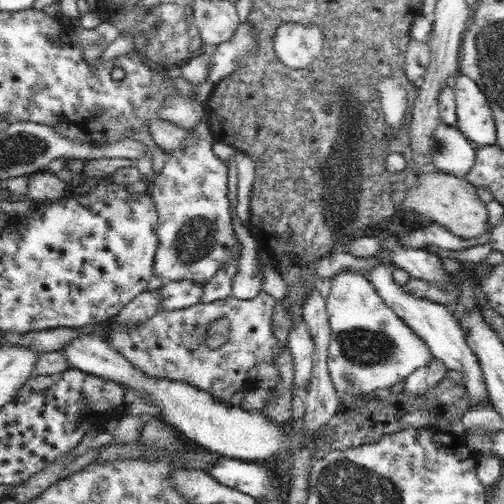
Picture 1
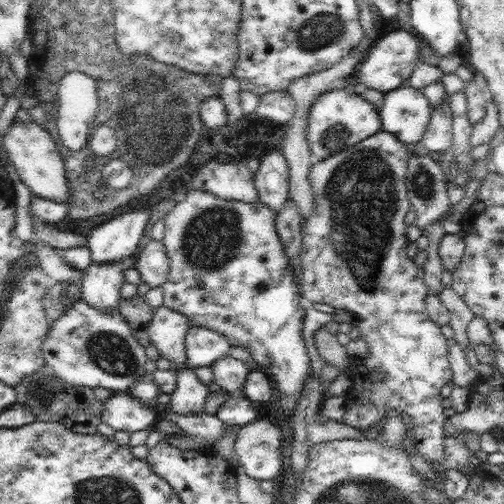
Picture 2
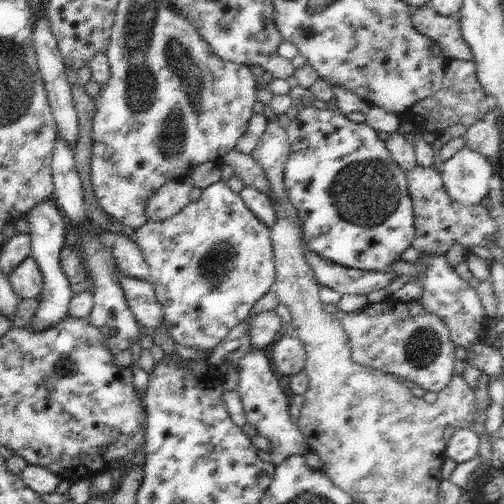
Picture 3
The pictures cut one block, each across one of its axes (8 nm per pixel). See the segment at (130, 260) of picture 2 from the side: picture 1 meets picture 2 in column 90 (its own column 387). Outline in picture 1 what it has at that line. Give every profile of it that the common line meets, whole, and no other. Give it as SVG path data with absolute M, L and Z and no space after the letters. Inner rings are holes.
M378 264L376 268L370 270L370 282L376 286L376 294L380 296L380 300L386 302L386 306L392 308L428 344L434 358L440 360L446 366L446 370L458 370L462 374L462 384L466 388L466 392L470 394L470 398L474 398L476 404L488 404L490 398L486 392L484 374L482 374L478 356L468 346L466 334L460 328L460 322L454 318L454 312L444 304L430 302L426 298L416 298L416 296L408 294L406 290L402 290L402 286L398 282L394 282L394 278L392 278L392 268L394 268L394 264Z

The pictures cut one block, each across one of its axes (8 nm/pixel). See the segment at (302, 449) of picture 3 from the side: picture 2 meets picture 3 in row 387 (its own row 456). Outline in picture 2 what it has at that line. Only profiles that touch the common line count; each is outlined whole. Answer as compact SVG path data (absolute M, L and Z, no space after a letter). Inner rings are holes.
M257 418L237 428L233 446L243 472L255 480L277 478L281 472L279 440L279 426L273 426L267 418Z

